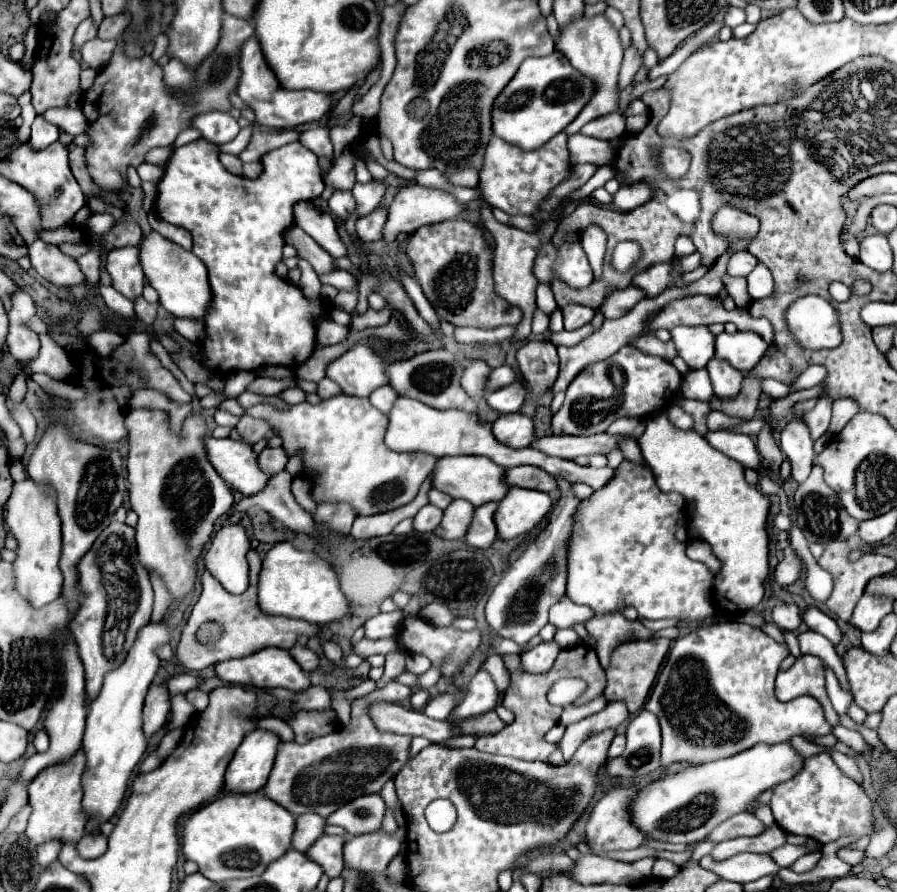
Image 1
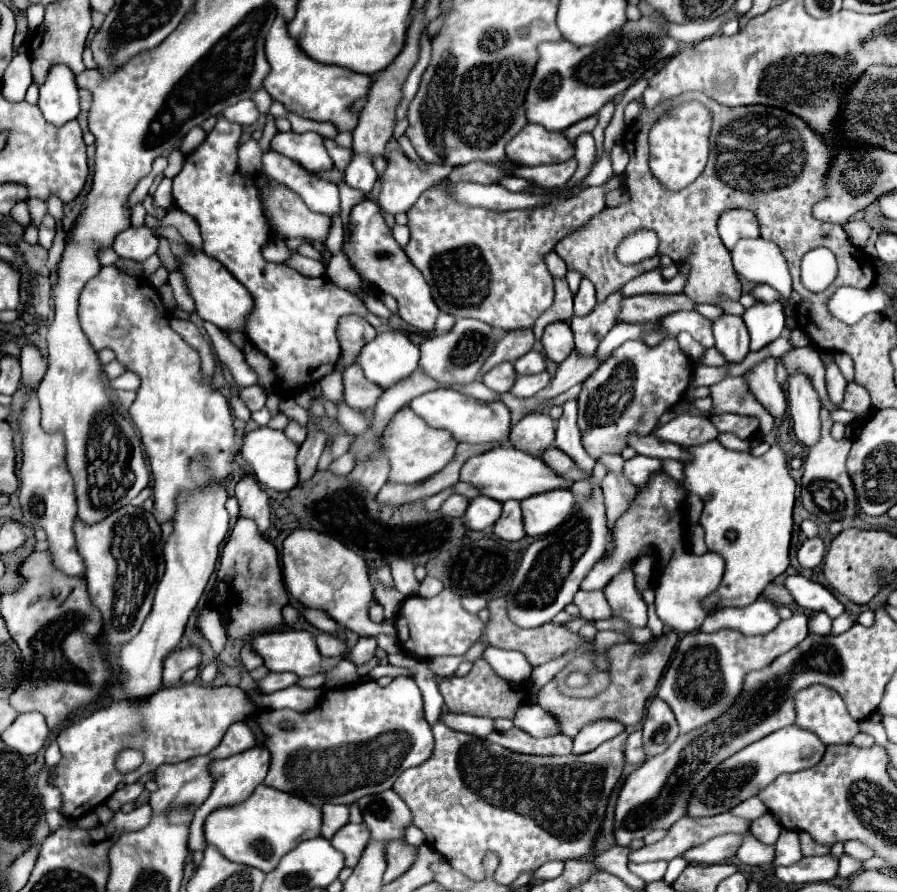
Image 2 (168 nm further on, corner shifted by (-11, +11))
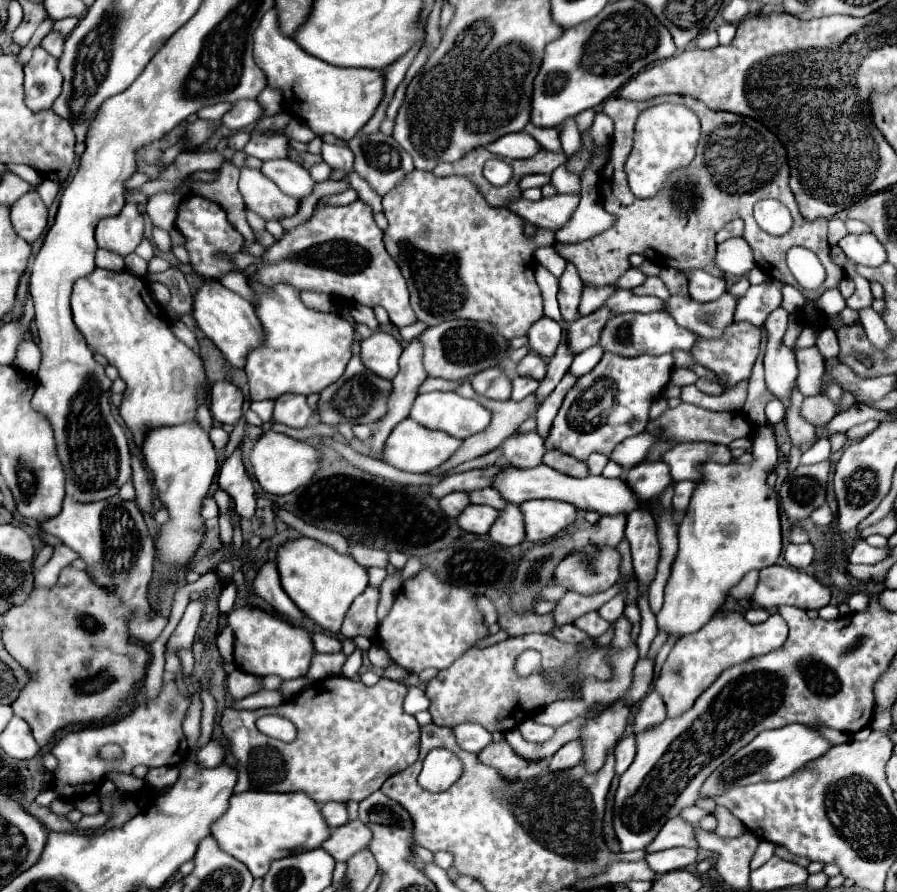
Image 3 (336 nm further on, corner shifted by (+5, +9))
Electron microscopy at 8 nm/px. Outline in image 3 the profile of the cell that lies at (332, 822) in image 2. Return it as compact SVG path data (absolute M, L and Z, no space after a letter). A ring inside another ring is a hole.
M330 801L330 803L324 803L320 807L320 811L322 811L324 819L328 821L330 829L340 827L340 825L344 825L348 821L348 813L346 813L346 805L344 803L332 803Z

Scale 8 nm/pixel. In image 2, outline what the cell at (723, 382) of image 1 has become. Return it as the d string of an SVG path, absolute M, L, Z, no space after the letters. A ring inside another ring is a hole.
M722 313L712 321L712 333L716 339L716 349L730 361L740 363L748 355L748 329L740 315Z

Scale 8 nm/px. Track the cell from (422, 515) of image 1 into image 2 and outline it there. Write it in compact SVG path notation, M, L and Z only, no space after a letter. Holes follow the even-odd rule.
M450 495L446 501L444 501L444 505L442 505L442 513L444 515L450 515L450 517L464 517L464 513L466 513L466 509L468 509L468 497L464 497L464 495Z

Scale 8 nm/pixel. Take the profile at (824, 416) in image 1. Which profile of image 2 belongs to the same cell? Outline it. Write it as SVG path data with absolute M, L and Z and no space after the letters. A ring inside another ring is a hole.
M826 363L824 365L826 369L826 389L828 389L828 395L830 395L830 401L834 405L840 405L842 403L842 397L844 397L844 391L846 391L846 379L844 375L840 373L838 365L836 363Z

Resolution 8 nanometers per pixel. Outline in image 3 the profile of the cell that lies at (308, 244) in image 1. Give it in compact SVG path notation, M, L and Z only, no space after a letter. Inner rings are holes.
M236 151L232 163L238 165L240 171L240 193L246 209L260 215L264 221L280 221L284 217L292 217L298 211L300 201L284 195L276 183L268 181L258 169L244 167L244 151Z

